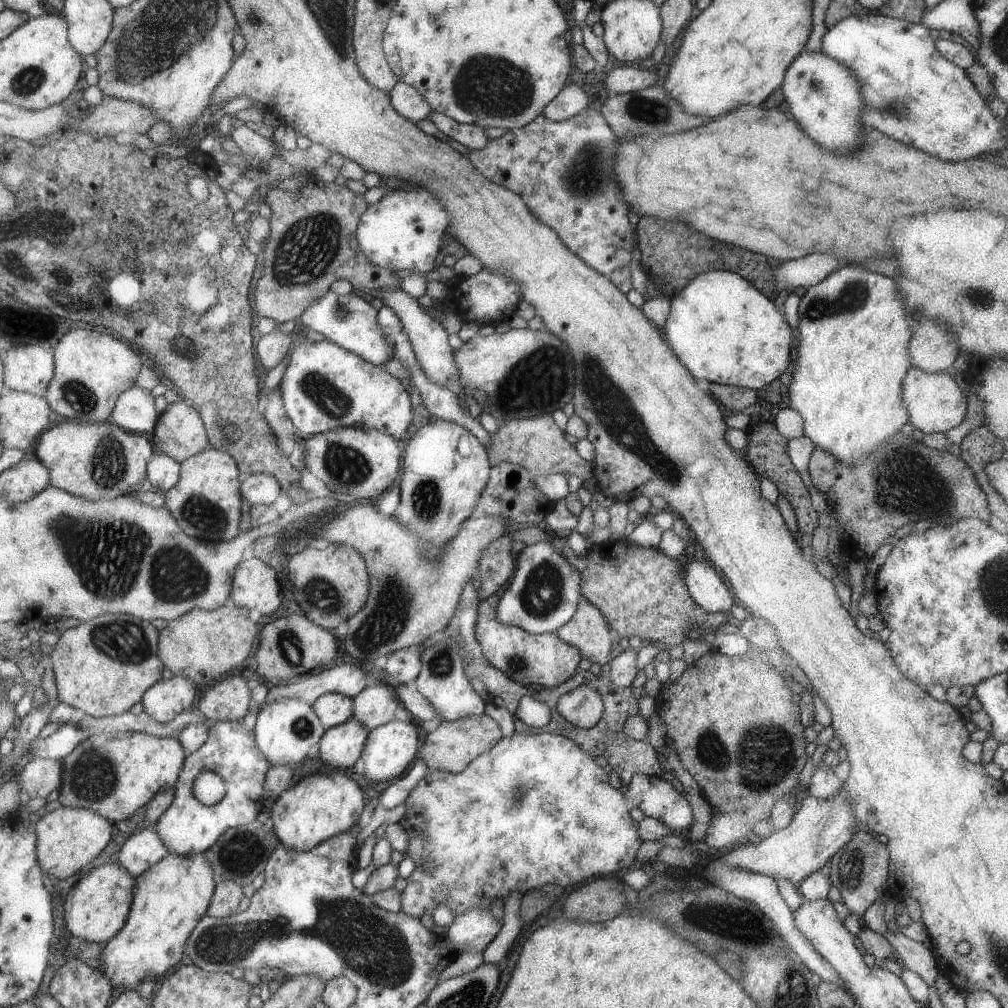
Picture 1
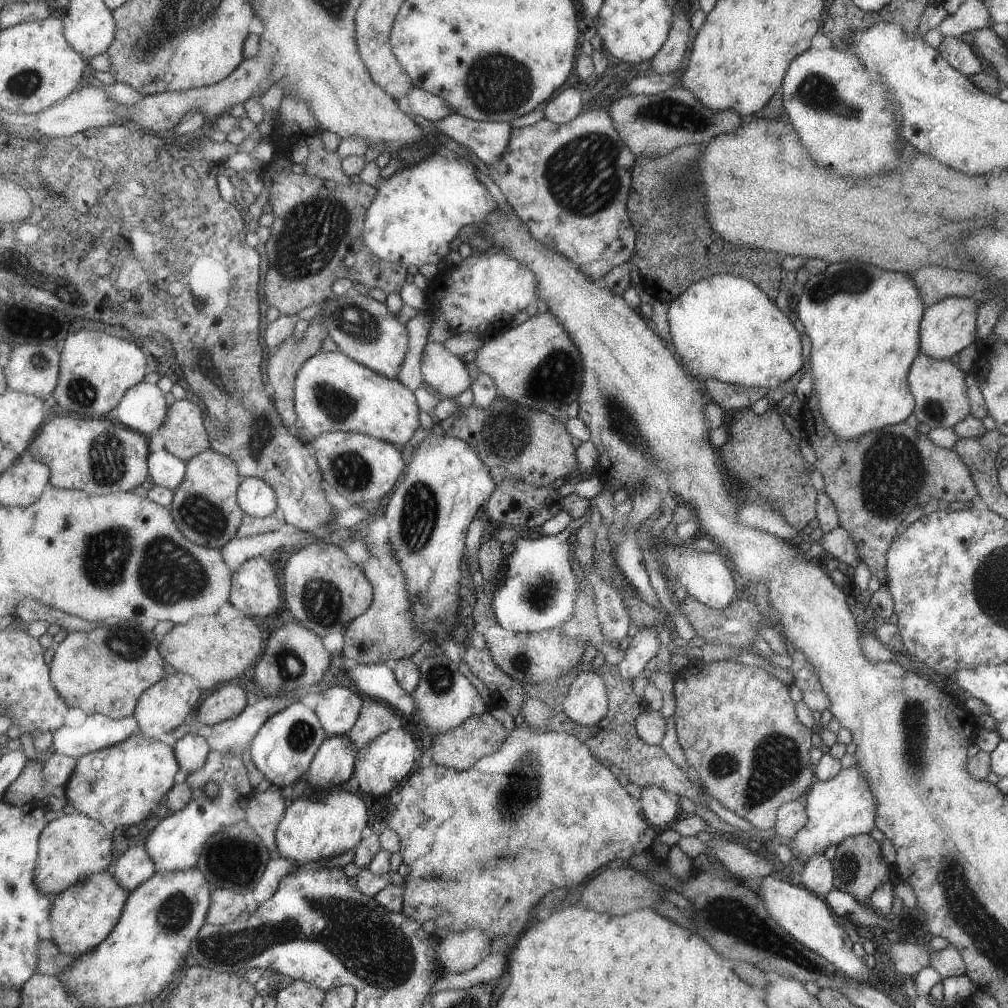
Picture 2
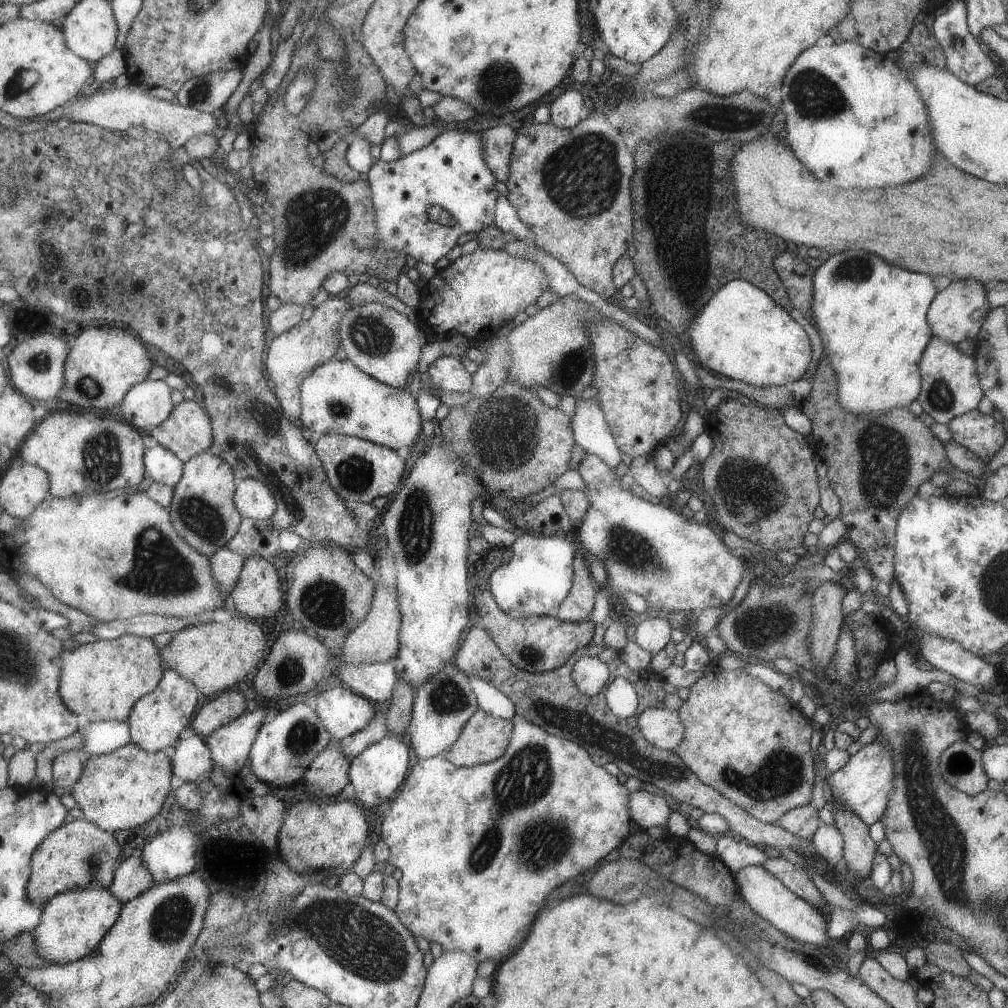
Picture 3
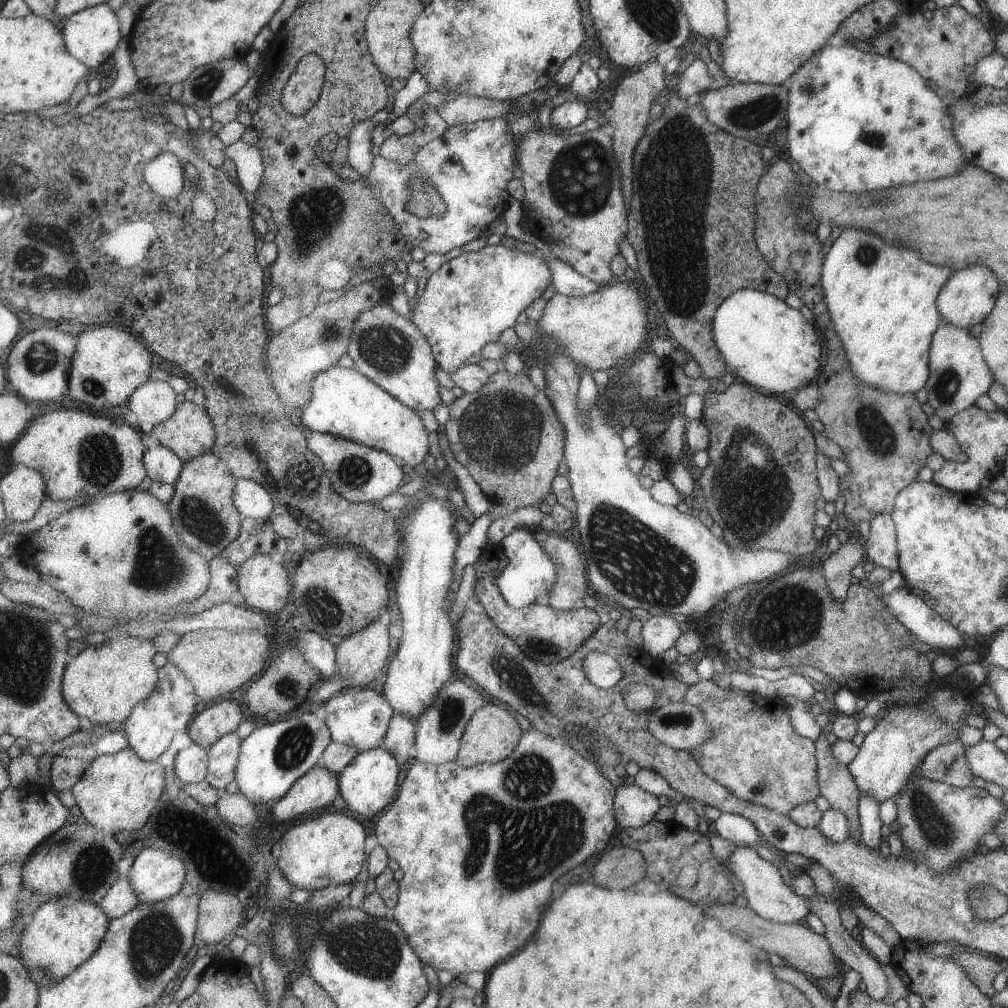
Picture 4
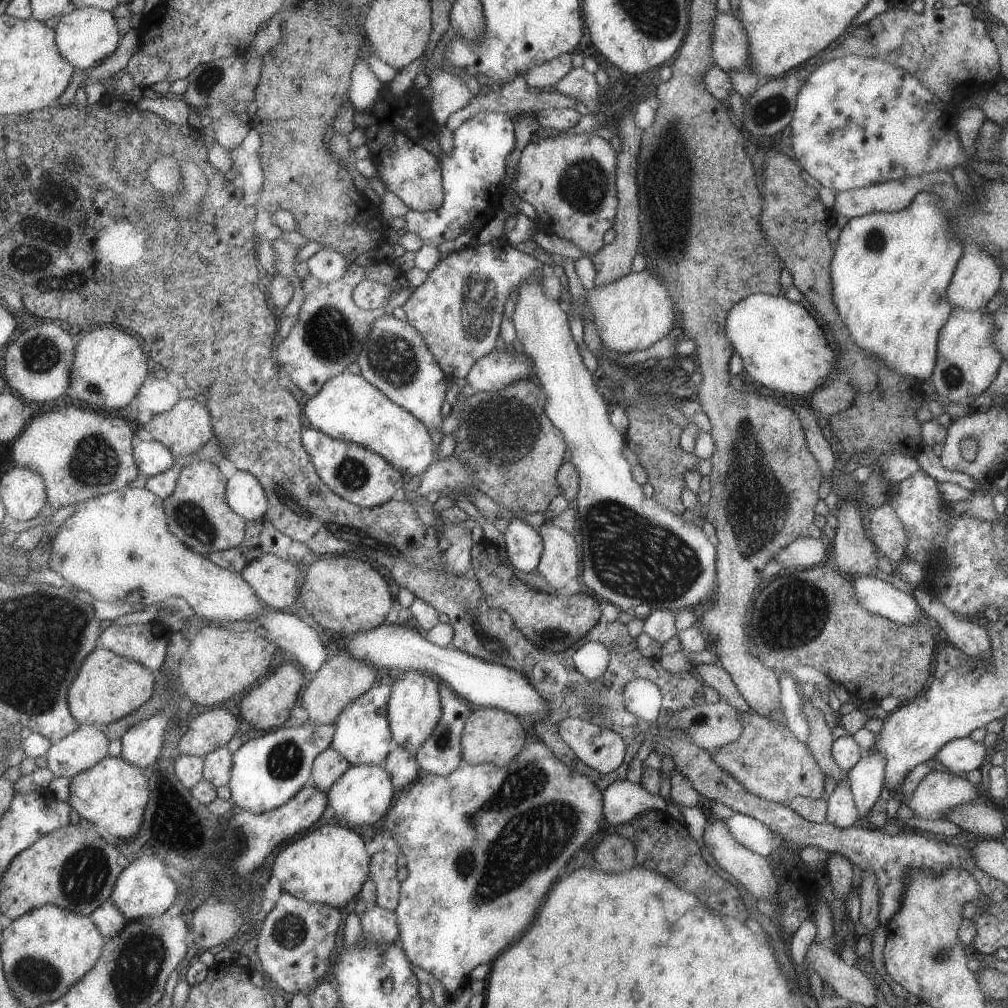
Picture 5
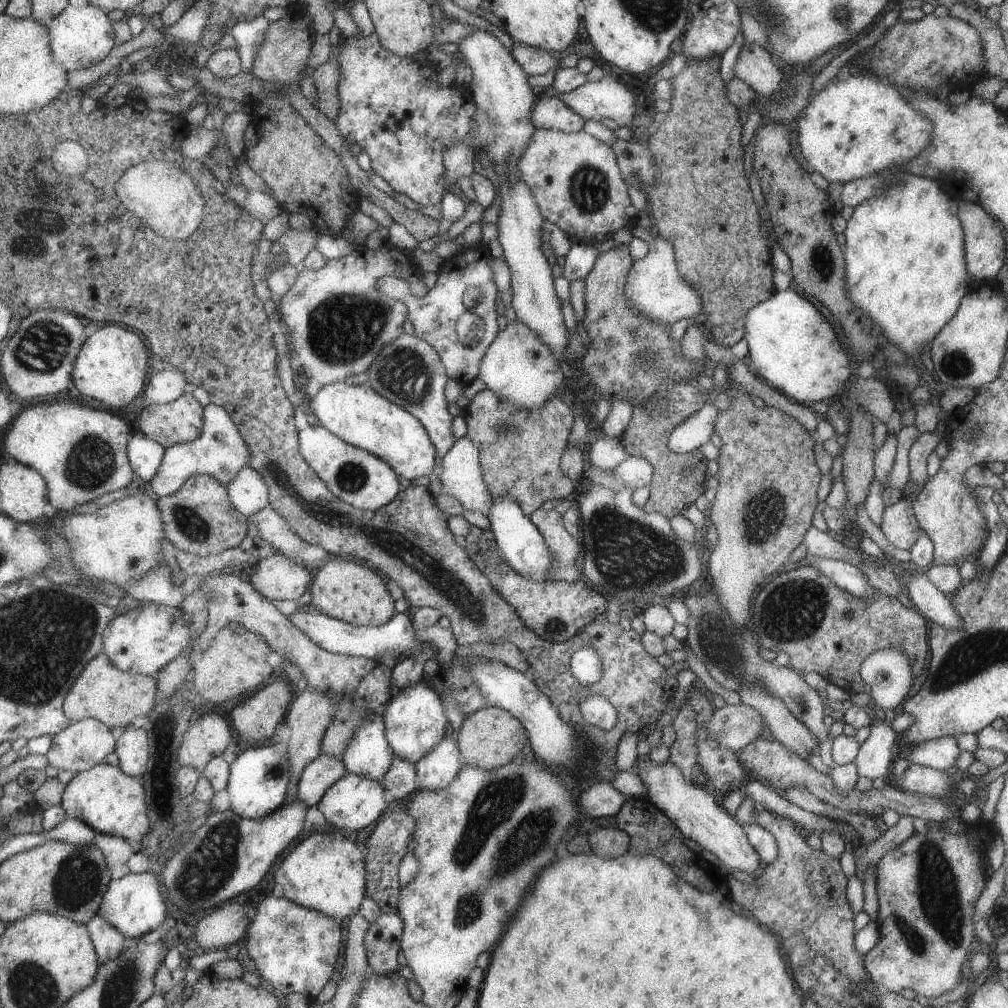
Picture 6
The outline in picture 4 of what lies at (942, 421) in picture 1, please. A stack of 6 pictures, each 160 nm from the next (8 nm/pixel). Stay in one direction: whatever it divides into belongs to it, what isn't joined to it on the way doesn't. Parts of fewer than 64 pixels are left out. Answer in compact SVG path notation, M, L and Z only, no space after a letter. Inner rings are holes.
M943 324L932 336L928 351L928 381L924 385L927 403L935 415L947 423L957 412L971 407L988 392L992 384L992 372L984 360L980 342L965 328Z

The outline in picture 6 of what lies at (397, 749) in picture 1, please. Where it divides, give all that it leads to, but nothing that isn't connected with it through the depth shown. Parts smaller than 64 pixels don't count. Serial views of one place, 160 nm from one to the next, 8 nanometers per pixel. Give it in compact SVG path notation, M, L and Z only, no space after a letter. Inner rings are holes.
M348 772L341 780L328 788L327 794L317 808L333 826L337 826L340 830L343 828L349 832L357 832L357 830L369 828L371 824L375 824L387 814L392 805L385 802L385 792L381 782L371 777Z

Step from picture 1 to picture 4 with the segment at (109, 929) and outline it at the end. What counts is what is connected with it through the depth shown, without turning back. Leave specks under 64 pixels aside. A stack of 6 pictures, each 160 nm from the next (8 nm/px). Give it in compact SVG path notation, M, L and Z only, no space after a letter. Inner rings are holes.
M73 896L55 897L35 911L35 920L22 929L21 961L35 982L59 982L76 971L99 950L104 943L111 918L101 908L89 900L75 900Z

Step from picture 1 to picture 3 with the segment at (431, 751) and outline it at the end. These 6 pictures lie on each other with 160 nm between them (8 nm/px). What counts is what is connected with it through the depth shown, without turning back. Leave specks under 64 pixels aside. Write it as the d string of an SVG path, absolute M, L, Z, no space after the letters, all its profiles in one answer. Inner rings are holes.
M480 708L465 725L460 739L451 748L443 751L440 756L453 761L458 767L490 763L491 760L497 760L507 752L513 731L514 721L493 716Z

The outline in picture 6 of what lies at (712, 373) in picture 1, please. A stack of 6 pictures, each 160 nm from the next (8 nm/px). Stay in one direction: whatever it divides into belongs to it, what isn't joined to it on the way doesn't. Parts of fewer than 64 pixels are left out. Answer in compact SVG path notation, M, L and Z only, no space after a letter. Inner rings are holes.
M789 287L784 290L774 289L769 298L746 311L744 329L749 360L751 360L753 368L757 370L757 376L788 397L789 400L811 406L825 402L825 398L831 398L831 396L835 398L835 394L839 394L843 390L843 386L851 374L847 354L843 352L841 344L835 338L835 332L831 330L831 326L827 324L823 315L819 314L805 297L801 298Z

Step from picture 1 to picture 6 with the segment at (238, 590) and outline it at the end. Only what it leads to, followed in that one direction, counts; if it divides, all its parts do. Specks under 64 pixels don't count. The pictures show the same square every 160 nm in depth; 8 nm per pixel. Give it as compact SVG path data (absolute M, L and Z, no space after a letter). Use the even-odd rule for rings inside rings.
M279 552L261 559L245 574L265 598L273 600L306 601L313 582L305 564L300 565Z

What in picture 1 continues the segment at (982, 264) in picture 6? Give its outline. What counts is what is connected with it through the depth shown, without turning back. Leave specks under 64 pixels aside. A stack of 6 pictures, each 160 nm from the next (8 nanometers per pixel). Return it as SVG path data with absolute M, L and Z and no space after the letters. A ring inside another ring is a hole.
M931 322L925 326L921 324L921 330L913 334L908 345L908 356L912 358L913 368L929 374L948 372L958 353L952 332Z

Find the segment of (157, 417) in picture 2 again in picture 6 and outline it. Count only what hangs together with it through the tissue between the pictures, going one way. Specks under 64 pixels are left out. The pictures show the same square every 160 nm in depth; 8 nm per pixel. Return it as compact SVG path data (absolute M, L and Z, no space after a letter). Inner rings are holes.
M165 366L165 370L153 374L148 380L148 385L143 391L145 407L153 403L163 404L177 400L184 393L183 388L187 382L189 380L183 369Z

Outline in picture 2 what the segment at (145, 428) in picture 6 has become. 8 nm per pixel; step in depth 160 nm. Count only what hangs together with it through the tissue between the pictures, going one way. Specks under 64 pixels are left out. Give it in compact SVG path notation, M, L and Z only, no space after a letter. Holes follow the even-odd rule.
M175 400L168 408L167 418L159 430L164 439L164 448L185 462L211 449L204 419L204 412L193 400Z

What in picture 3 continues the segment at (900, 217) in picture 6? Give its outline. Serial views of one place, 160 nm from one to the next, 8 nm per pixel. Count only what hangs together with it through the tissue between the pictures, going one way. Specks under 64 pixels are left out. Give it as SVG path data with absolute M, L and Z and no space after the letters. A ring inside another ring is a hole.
M845 250L829 255L814 271L810 311L813 326L818 326L823 353L838 384L837 402L845 411L856 415L872 415L895 407L907 407L920 394L919 362L933 335L927 321L928 307L936 296L933 280L927 274L887 266L881 258L869 252L863 254L861 250Z

